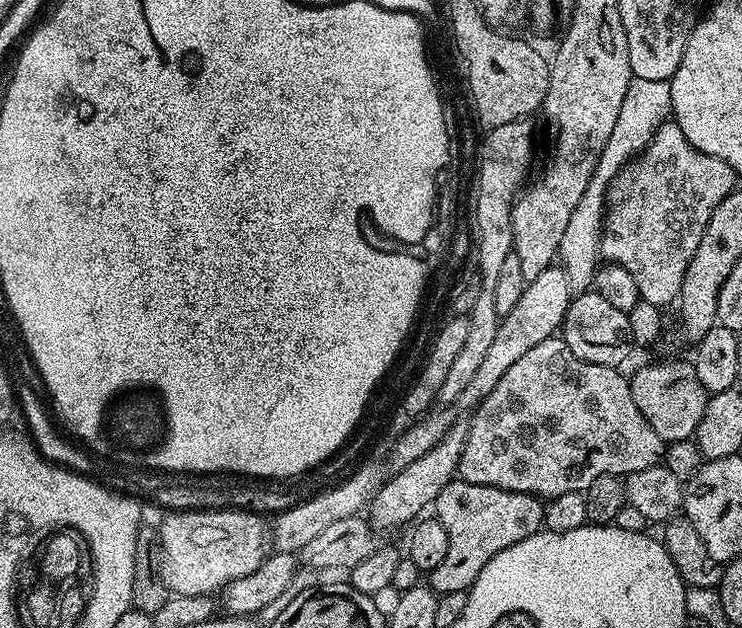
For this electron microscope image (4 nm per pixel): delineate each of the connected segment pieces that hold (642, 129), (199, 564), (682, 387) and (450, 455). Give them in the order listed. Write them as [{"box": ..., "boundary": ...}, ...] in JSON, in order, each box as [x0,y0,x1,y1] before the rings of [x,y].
[{"box":[558,78,672,294],"boundary":[[[633,78],[630,86],[626,86],[626,99],[622,102],[618,122],[614,122],[610,142],[606,142],[606,150],[602,150],[602,158],[598,158],[598,166],[594,166],[590,186],[586,186],[586,194],[578,198],[578,206],[574,206],[574,214],[570,214],[570,222],[562,234],[558,264],[564,269],[566,282],[573,294],[589,291],[596,277],[608,187],[621,168],[629,160],[640,155],[657,128],[669,119],[672,111],[671,89],[669,81],[654,78]]]},{"box":[158,510,270,596],"boundary":[[[176,510],[160,524],[160,552],[158,548],[158,575],[169,593],[177,596],[216,594],[234,578],[254,574],[266,559],[264,544],[269,543],[270,532],[261,517],[247,510]]]},{"box":[630,360,710,444],"boundary":[[[676,360],[673,364],[648,364],[631,373],[630,383],[634,406],[638,406],[638,410],[642,410],[642,418],[654,426],[654,434],[658,434],[658,438],[673,444],[695,437],[710,395],[702,382],[698,382],[695,363]]]},{"box":[366,418,468,529],"boundary":[[[462,418],[453,422],[444,437],[435,444],[422,458],[410,462],[410,466],[402,468],[400,472],[393,472],[381,483],[379,490],[372,498],[366,509],[366,519],[373,529],[400,528],[411,525],[421,514],[433,507],[442,494],[442,486],[449,484],[457,475],[460,467],[462,450],[466,444],[468,420]]]}]

